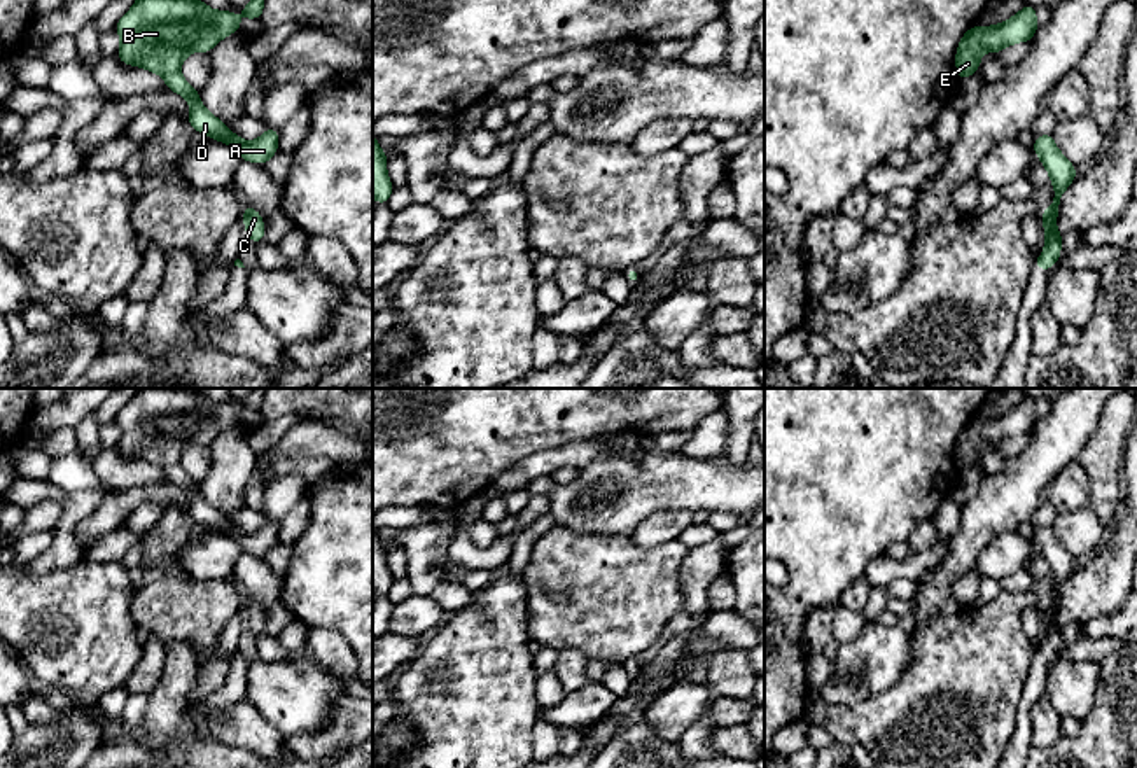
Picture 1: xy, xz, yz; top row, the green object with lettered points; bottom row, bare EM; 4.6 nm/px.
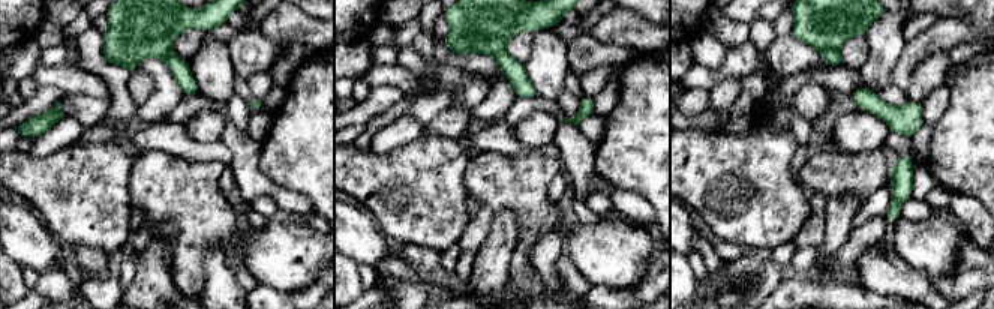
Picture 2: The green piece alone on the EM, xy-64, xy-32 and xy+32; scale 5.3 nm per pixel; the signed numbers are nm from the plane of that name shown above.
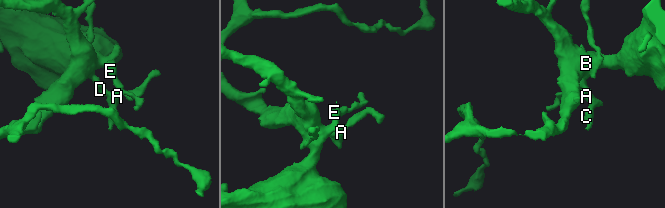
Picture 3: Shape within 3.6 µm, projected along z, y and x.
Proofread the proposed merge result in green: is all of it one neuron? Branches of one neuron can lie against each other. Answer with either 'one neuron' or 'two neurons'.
one neuron

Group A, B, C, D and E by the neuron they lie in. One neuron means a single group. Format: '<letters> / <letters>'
A B C D E

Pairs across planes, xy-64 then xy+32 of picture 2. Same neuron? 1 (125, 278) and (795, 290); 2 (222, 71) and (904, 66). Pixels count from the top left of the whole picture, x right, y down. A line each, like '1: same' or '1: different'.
1: different
2: different

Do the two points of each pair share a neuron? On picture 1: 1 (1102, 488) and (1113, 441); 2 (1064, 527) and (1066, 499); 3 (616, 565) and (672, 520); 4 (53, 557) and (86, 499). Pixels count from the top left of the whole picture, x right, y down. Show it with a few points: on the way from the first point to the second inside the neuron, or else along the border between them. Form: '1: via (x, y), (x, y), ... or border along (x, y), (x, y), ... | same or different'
1: via (1104, 476), (1104, 453) | same
2: border along (1087, 504), (1055, 513) | different
3: border along (630, 536), (646, 548), (662, 546), (679, 537) | different
4: via (65, 543), (65, 527), (72, 513) | same

